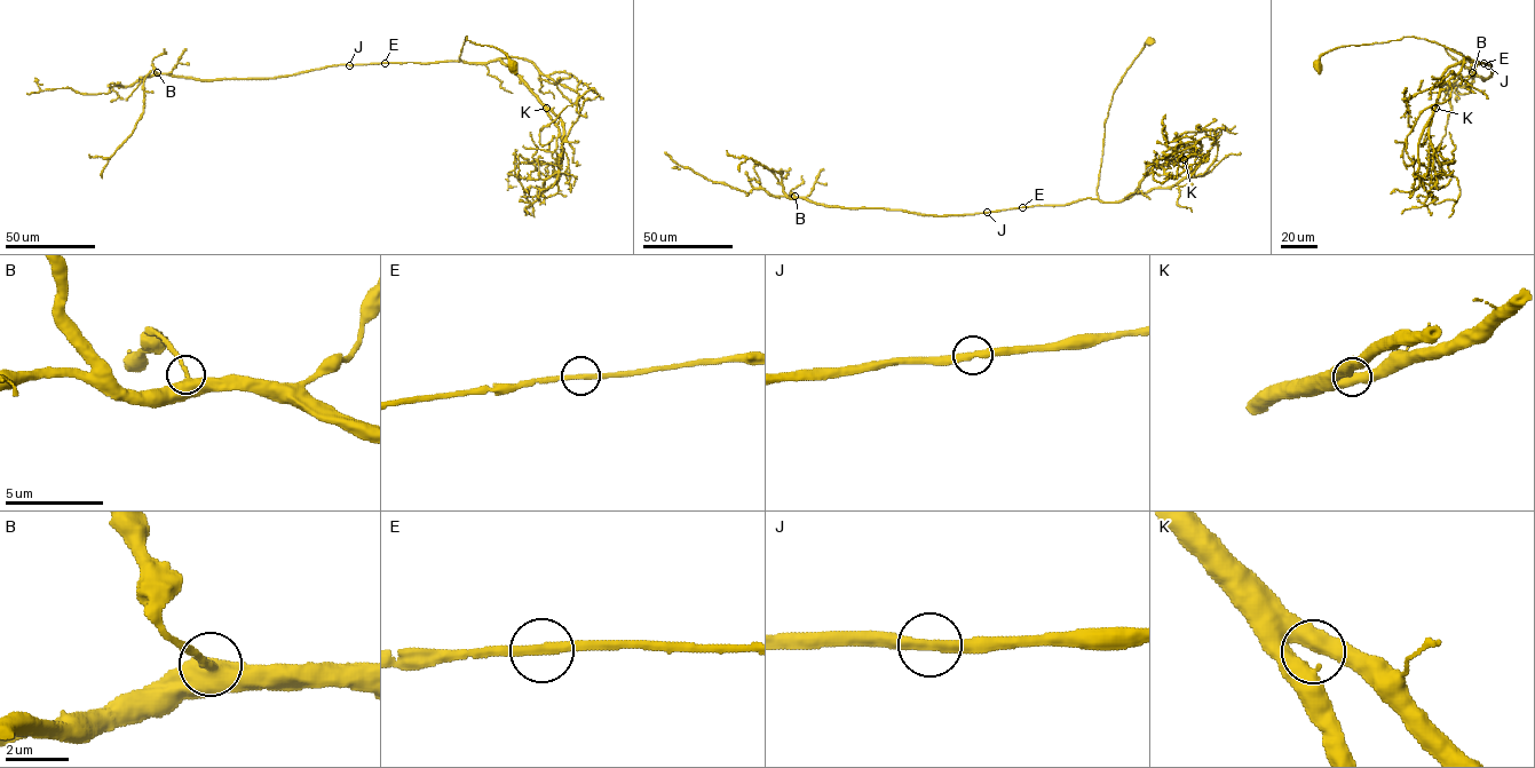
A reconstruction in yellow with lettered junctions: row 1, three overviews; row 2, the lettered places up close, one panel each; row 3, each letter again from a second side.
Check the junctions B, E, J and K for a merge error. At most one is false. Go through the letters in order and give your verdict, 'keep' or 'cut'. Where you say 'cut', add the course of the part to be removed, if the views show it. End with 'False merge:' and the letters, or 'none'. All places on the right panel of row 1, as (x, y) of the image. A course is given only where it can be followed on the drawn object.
B: keep
E: keep
J: keep
K: keep
False merge: none

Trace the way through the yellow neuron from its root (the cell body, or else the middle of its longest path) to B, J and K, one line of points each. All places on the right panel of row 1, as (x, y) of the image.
B: (1316, 65), (1322, 55), (1339, 47), (1414, 37), (1492, 66), (1492, 74), (1484, 79), (1472, 72)
J: (1316, 65), (1322, 55), (1339, 47), (1387, 42), (1405, 37), (1435, 41), (1488, 65)
K: (1316, 65), (1322, 55), (1339, 47), (1405, 37), (1435, 41), (1477, 61), (1464, 60), (1447, 70), (1435, 108)

